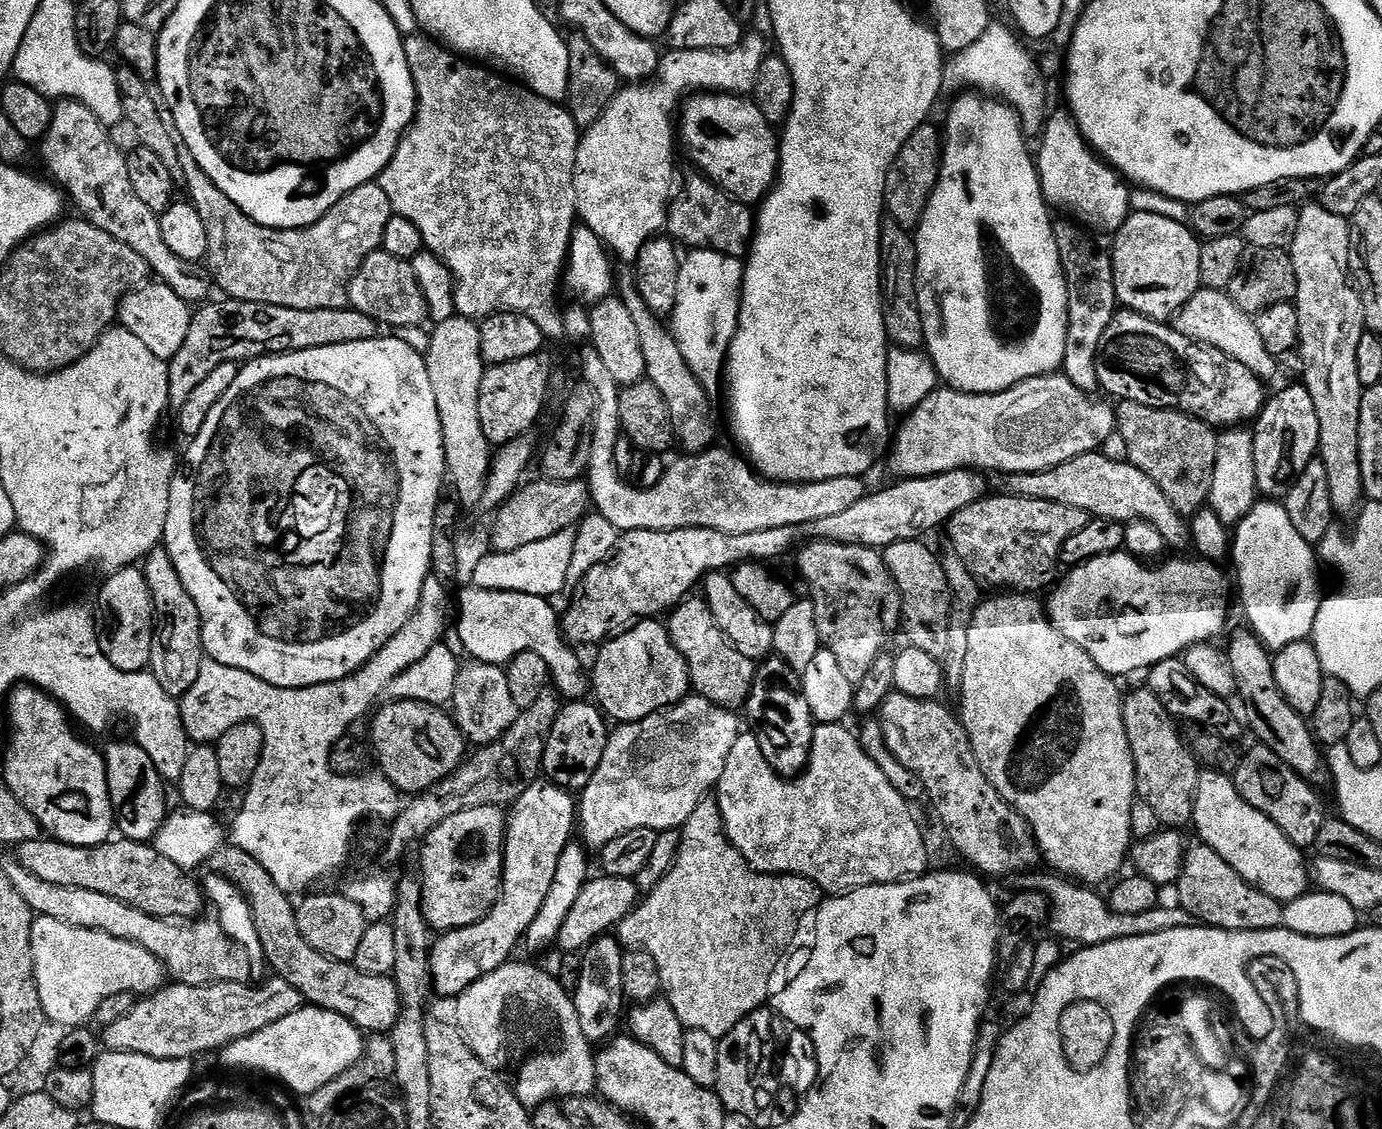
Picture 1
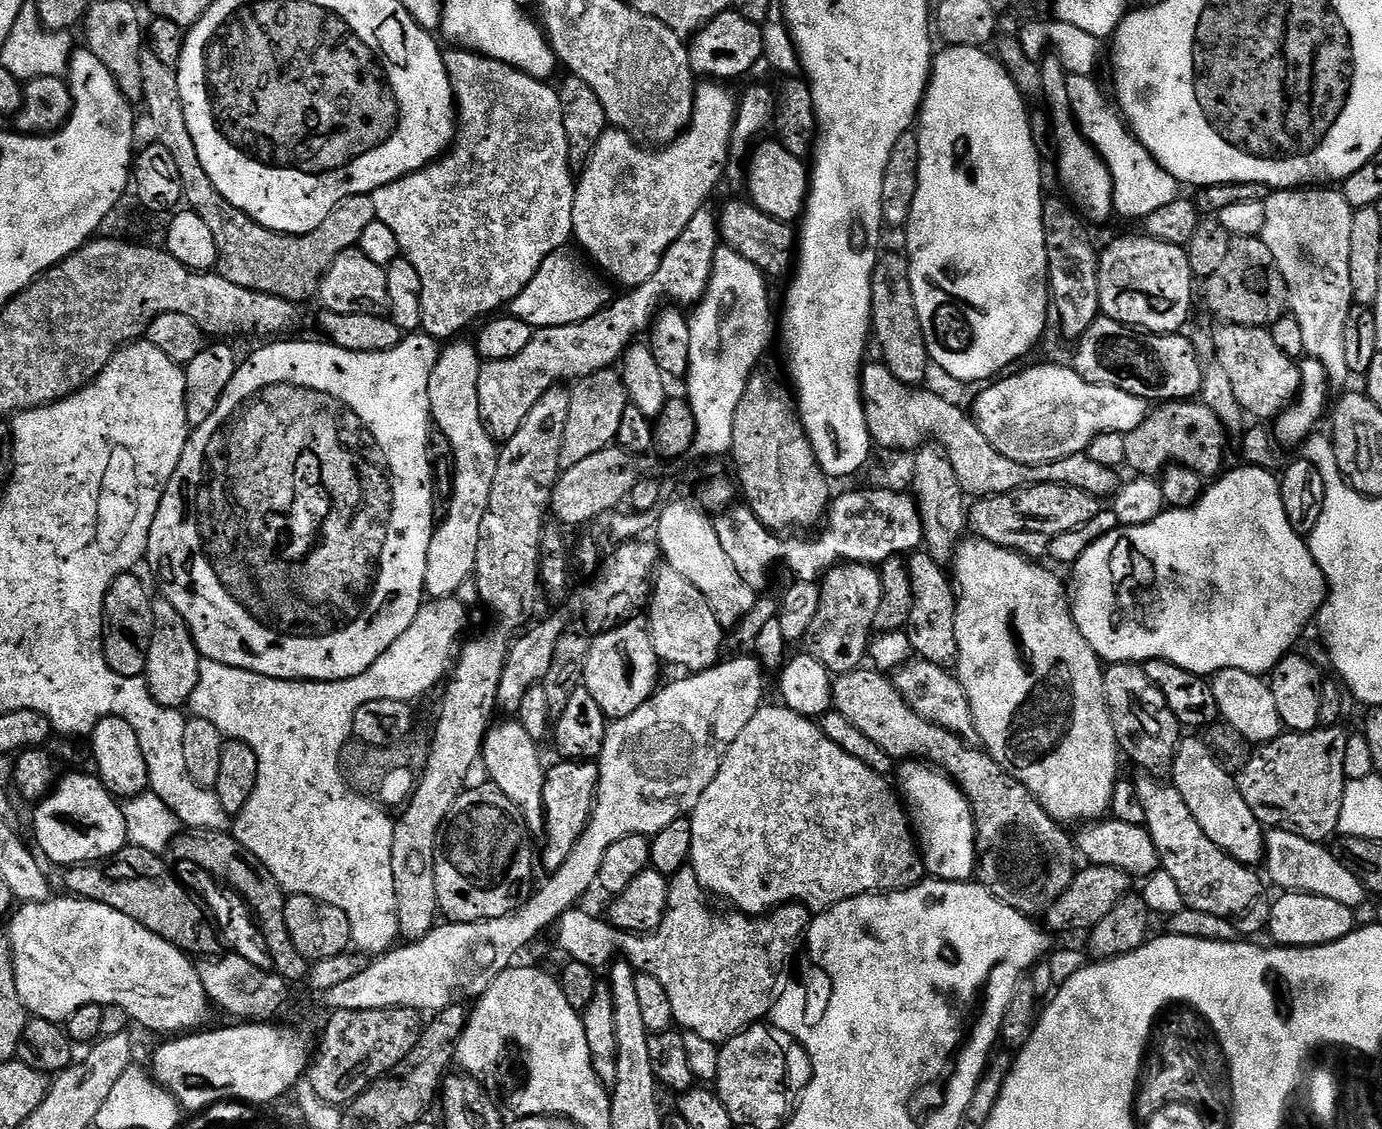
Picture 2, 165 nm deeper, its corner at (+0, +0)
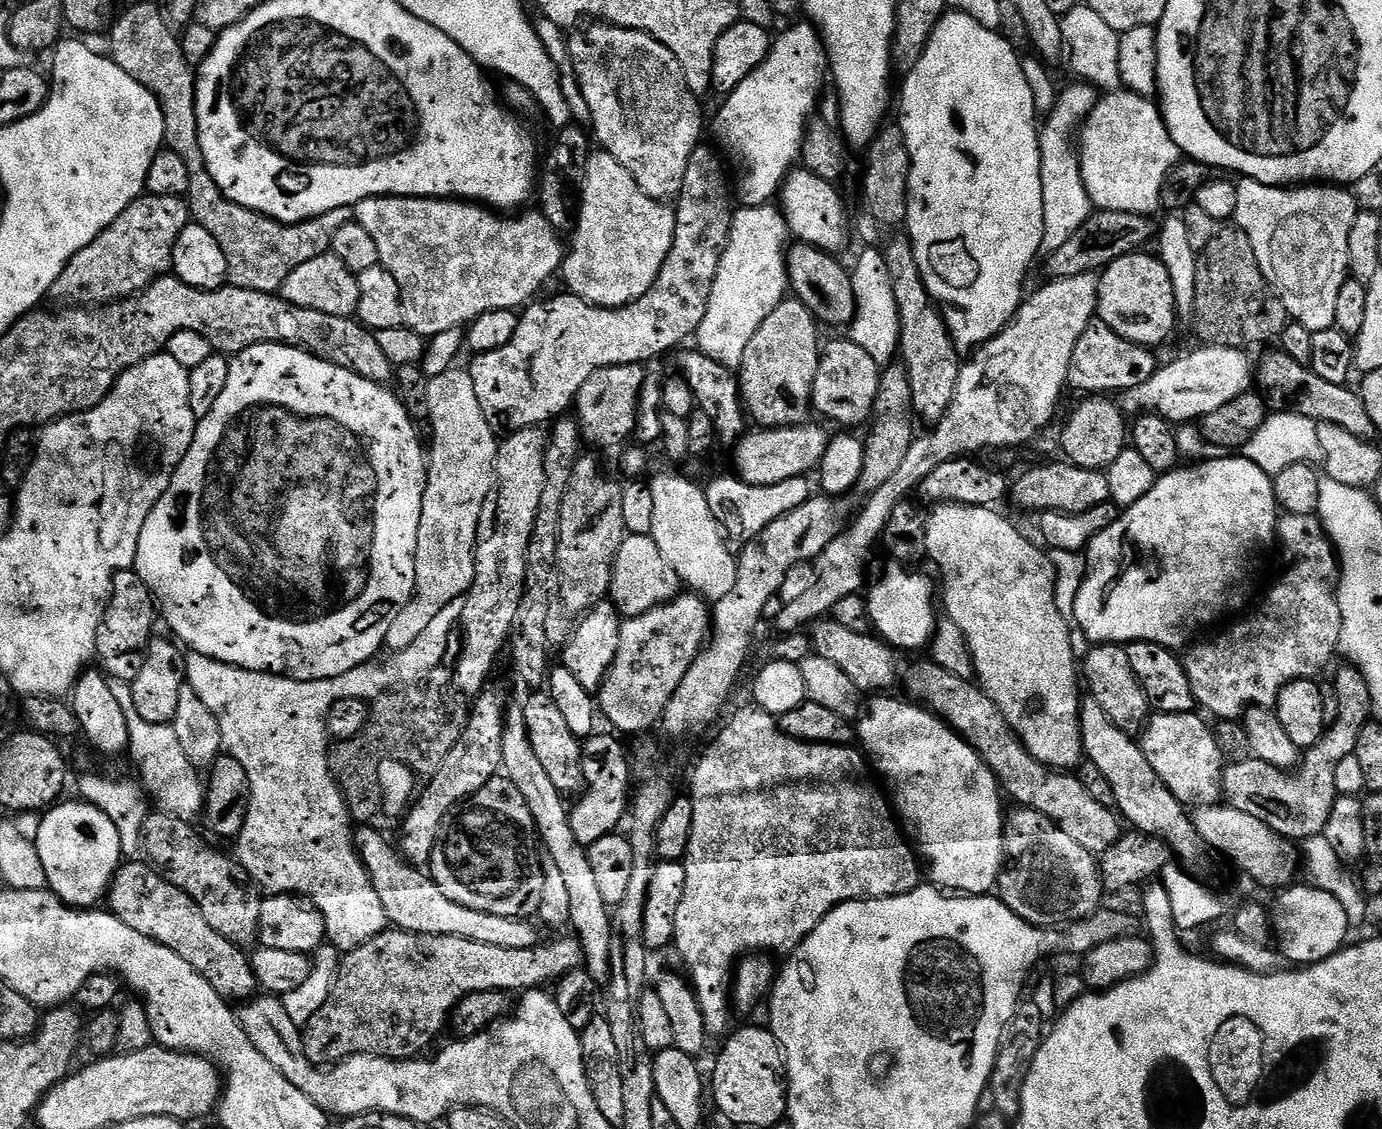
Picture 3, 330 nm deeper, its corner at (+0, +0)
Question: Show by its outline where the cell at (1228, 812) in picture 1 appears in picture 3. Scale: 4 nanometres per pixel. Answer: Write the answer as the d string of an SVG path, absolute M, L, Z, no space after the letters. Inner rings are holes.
M1196 712L1156 714L1149 719L1148 726L1144 729L1142 739L1139 741L1140 748L1146 754L1146 762L1150 762L1150 766L1154 766L1158 778L1162 778L1162 782L1170 790L1170 794L1174 794L1174 798L1178 798L1186 806L1218 804L1221 803L1224 795L1226 761L1218 750L1215 731L1210 727L1210 724L1208 728L1207 722L1209 723L1203 715Z

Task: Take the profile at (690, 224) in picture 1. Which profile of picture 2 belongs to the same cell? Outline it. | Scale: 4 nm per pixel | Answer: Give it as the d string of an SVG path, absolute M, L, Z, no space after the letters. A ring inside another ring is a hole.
M747 198L728 200L724 205L719 205L718 223L723 247L742 254L742 258L746 258L746 262L754 262L754 266L758 266L758 270L762 270L765 276L775 278L775 276L786 275L785 277L787 277L793 271L798 259L798 232L792 224L770 218L770 214L762 214L762 210L758 210L758 206L754 206L752 201Z

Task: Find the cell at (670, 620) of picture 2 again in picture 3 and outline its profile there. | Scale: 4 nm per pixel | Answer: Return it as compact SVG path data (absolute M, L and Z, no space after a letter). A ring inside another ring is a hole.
M625 535L616 555L616 566L612 578L611 603L615 604L621 617L641 616L658 607L669 604L681 595L682 581L674 566L666 562L665 555L658 548L652 536Z

